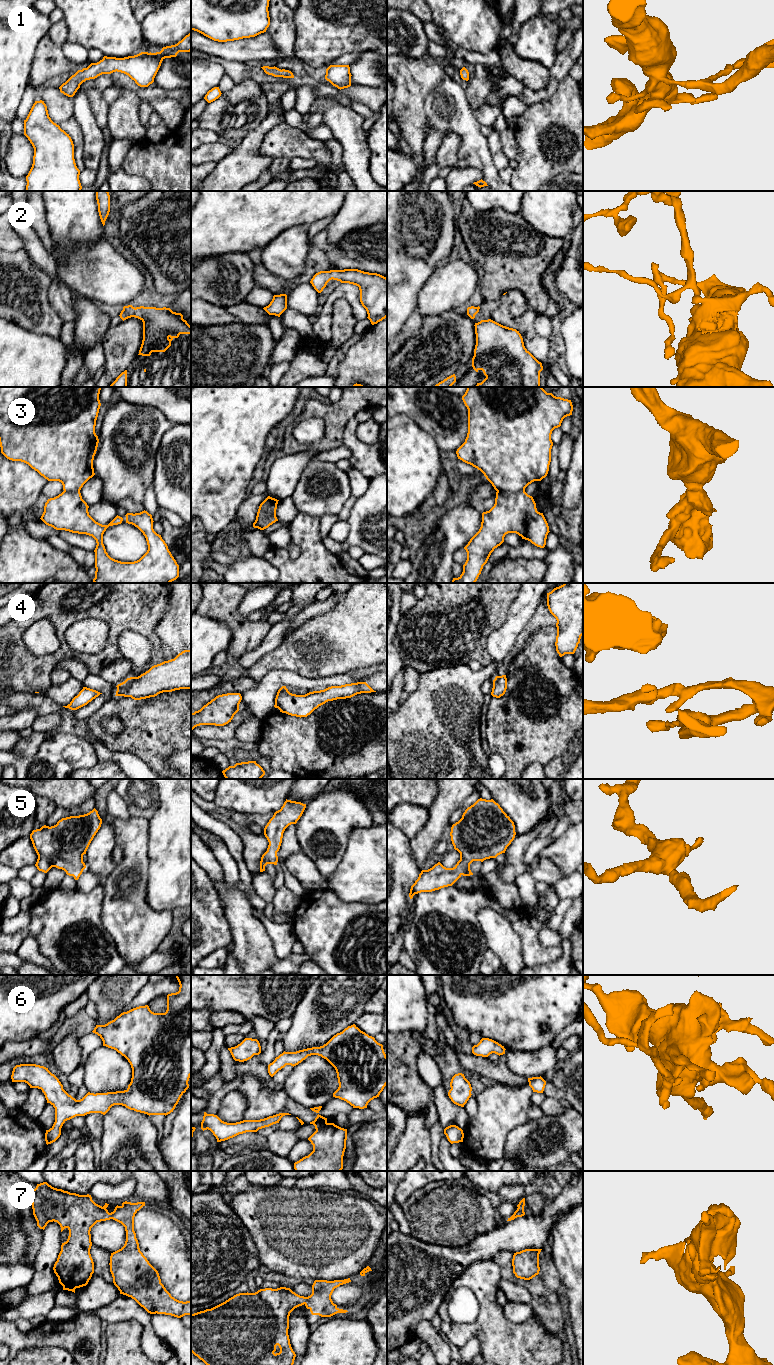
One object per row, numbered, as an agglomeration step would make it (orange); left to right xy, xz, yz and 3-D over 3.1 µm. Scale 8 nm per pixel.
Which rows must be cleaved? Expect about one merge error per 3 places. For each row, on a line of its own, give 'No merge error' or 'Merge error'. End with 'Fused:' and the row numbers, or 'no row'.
1: No merge error
2: No merge error
3: Merge error
4: No merge error
5: No merge error
6: No merge error
7: No merge error
Fused: 3

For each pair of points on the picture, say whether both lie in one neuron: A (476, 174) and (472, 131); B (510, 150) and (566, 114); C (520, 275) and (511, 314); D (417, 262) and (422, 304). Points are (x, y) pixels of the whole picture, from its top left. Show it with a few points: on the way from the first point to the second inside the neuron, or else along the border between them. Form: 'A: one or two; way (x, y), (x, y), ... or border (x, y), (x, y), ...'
A: two; border (460, 167), (478, 168), (481, 171), (482, 178)
B: two; border (512, 129), (517, 145), (516, 158)
C: two; border (507, 291), (518, 290), (531, 309)
D: two; border (433, 269), (419, 291), (415, 308)

